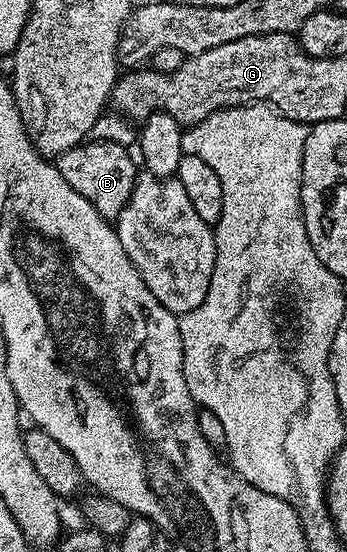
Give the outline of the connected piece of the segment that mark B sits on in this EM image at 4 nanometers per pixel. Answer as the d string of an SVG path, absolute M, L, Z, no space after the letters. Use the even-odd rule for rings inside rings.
M87 140L61 154L56 159L60 175L72 189L83 195L106 220L115 220L131 197L132 187L138 174L138 163L129 154L129 148L116 143Z

